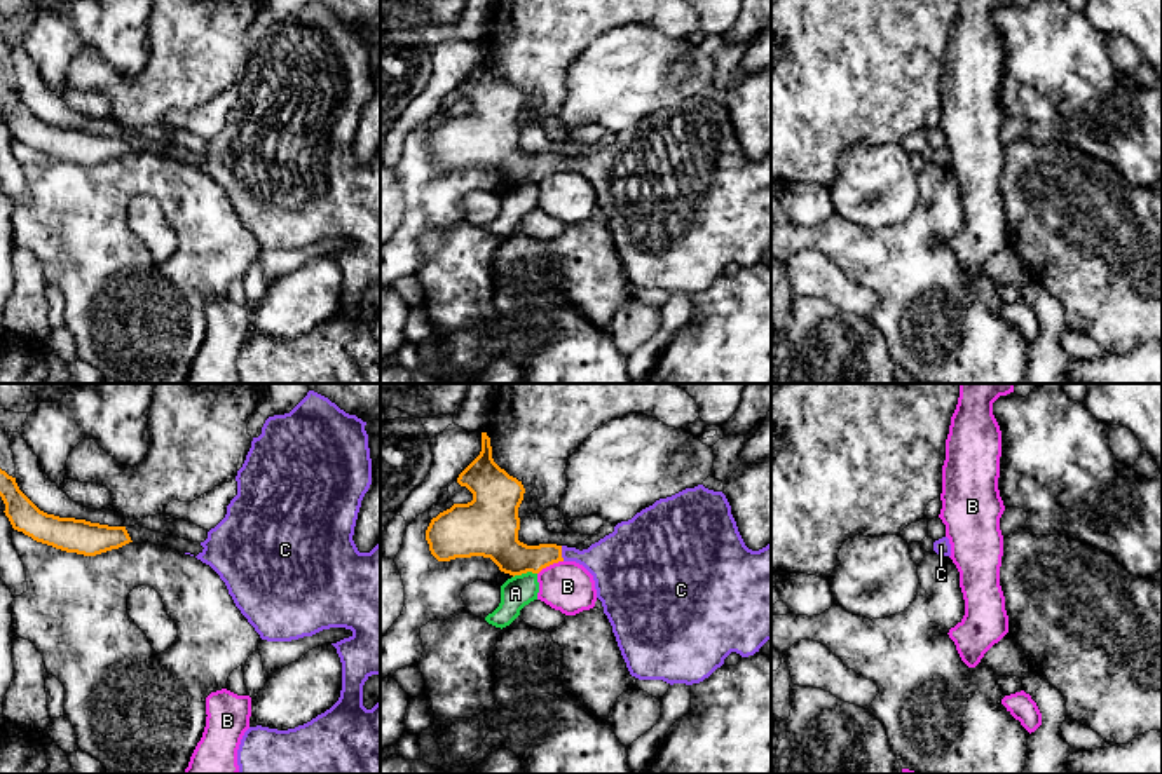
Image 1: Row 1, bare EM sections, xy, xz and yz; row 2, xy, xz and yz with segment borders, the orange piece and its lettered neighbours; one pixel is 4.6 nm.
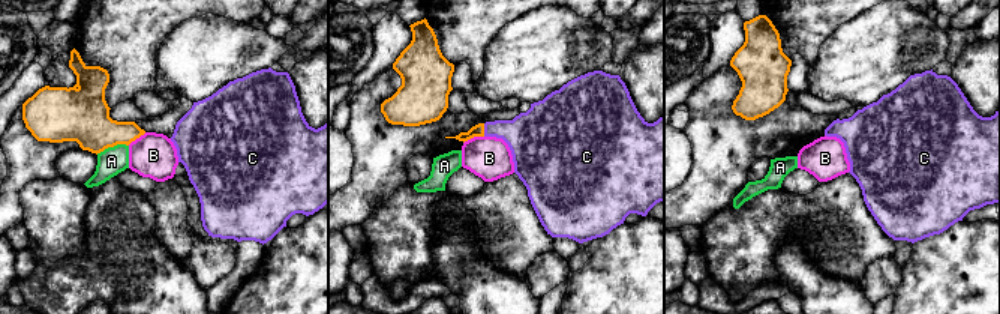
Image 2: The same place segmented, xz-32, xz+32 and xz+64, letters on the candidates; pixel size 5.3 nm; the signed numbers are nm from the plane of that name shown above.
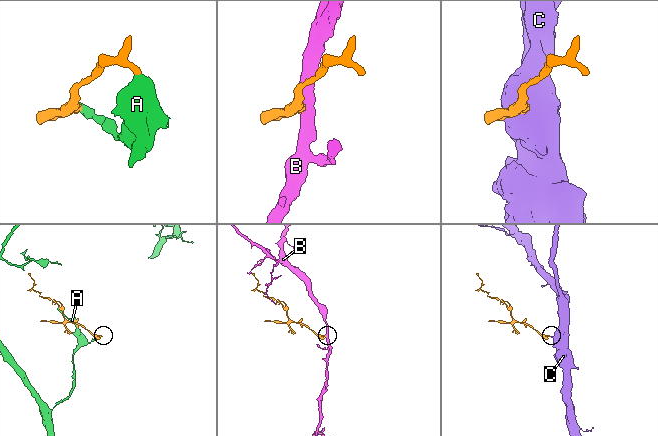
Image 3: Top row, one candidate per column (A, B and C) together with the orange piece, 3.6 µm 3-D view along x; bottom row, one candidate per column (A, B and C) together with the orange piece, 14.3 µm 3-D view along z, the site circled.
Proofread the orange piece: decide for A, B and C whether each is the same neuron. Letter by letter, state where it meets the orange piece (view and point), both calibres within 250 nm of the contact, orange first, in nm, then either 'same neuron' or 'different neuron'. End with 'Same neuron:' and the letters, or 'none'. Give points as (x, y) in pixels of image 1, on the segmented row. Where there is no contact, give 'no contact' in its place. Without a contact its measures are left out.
A: contact xz (524, 572); calibres 260 and 140 nm; different neuron
B: contact xz (550, 563); calibres 170 and 240 nm; different neuron
C: contact xz (560, 553); calibres 160 and 240 nm; same neuron
Same neuron: C

